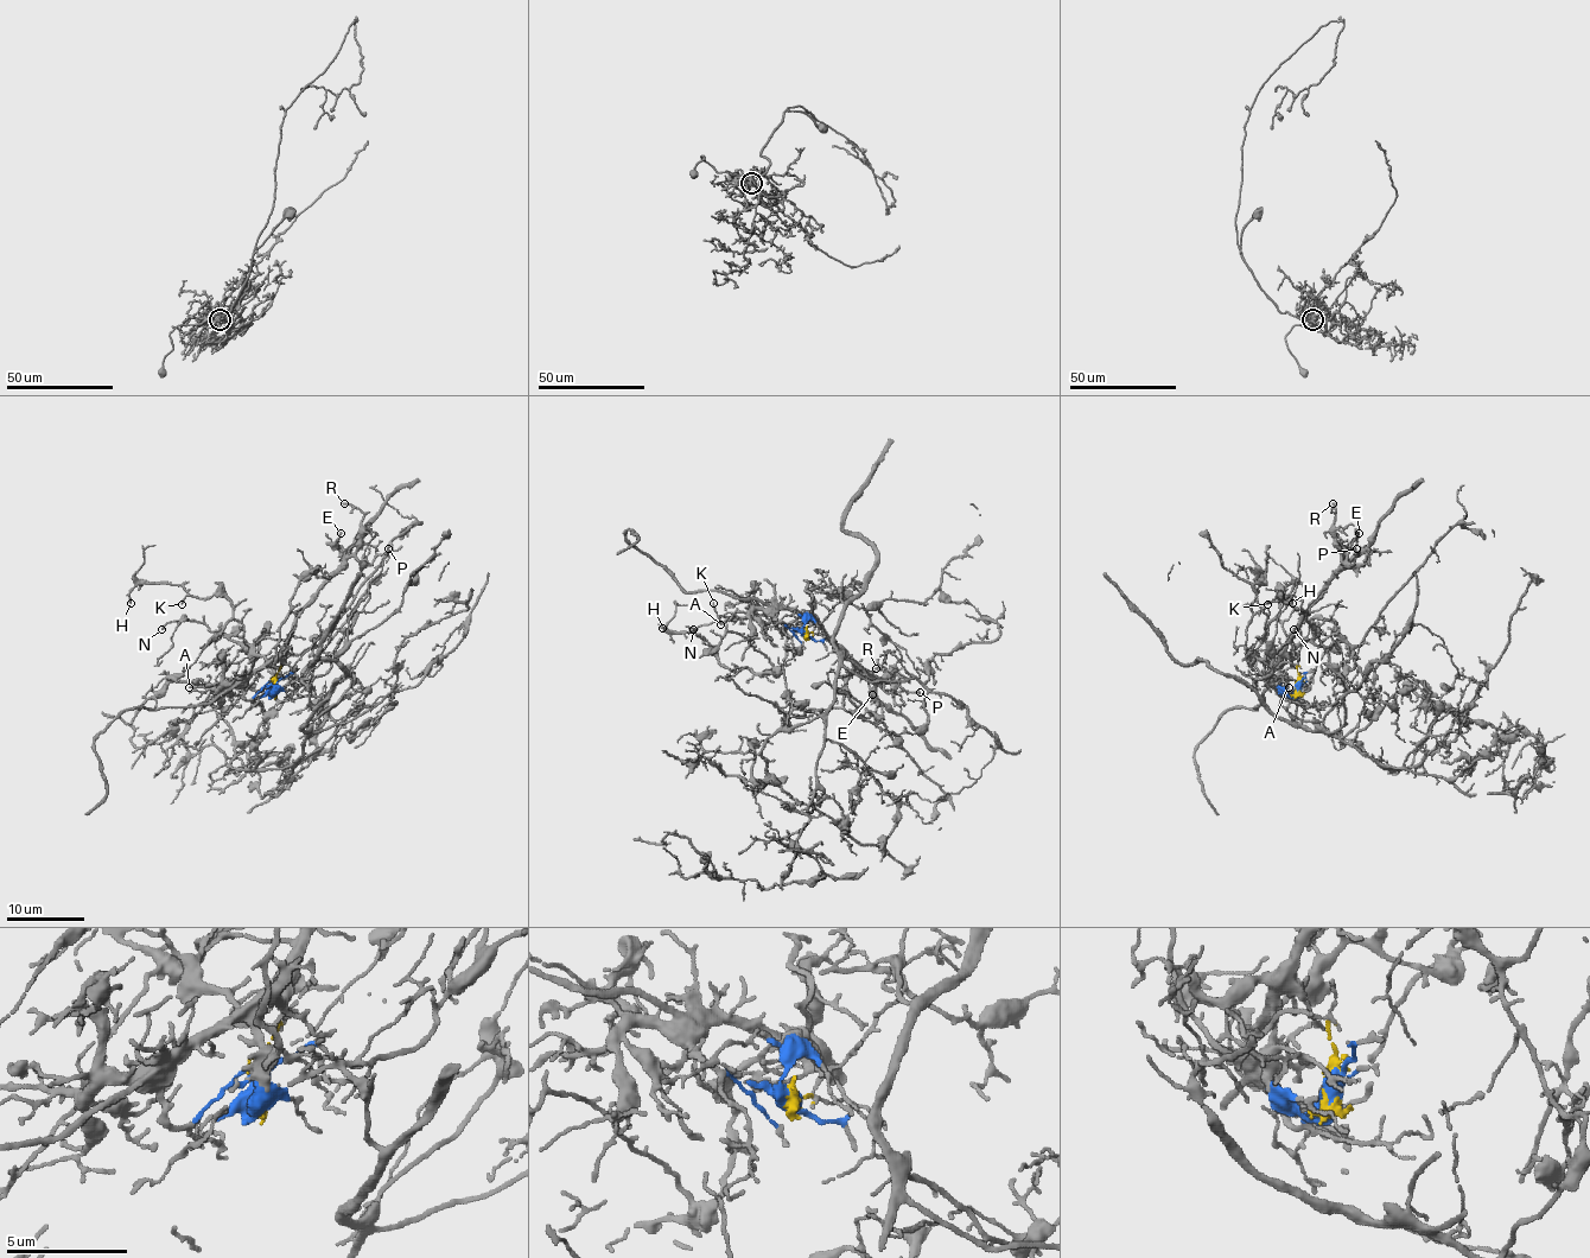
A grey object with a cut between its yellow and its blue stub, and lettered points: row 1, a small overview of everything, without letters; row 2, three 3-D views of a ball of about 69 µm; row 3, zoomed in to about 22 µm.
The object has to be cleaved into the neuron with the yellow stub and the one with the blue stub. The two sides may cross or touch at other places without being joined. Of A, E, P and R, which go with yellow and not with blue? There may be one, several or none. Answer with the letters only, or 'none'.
none

